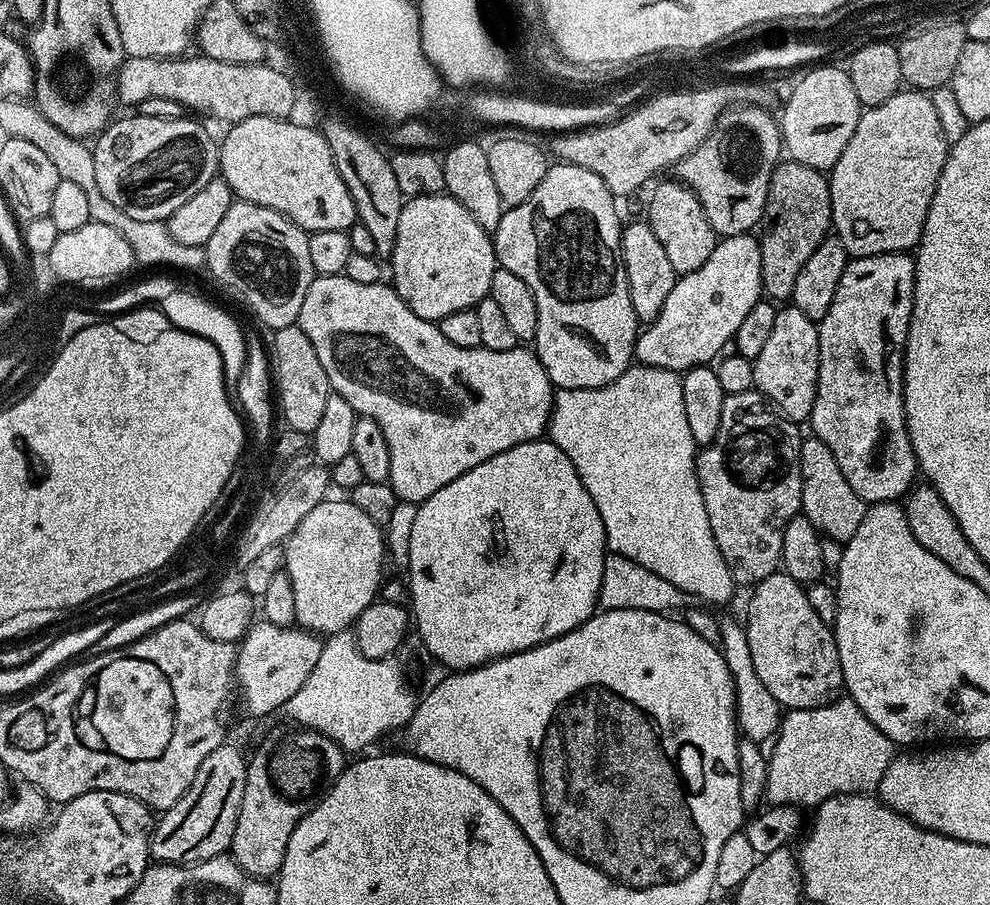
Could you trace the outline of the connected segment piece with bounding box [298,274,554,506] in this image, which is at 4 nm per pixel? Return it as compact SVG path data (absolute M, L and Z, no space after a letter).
M342 274L339 276L317 276L313 280L310 290L306 290L306 298L302 298L302 310L298 321L300 328L310 338L314 350L318 354L318 362L322 362L322 370L326 370L328 387L333 393L346 402L356 411L357 416L374 418L378 426L382 426L382 434L386 434L386 446L390 446L390 474L387 483L396 495L397 501L404 501L419 505L430 494L438 494L442 486L454 482L466 470L474 470L482 462L494 458L494 454L502 454L502 450L510 450L522 442L539 440L545 435L548 421L552 419L552 401L554 399L554 386L542 366L542 362L536 357L535 351L528 346L517 346L510 350L490 350L489 348L467 348L466 346L454 346L440 329L439 323L418 318L406 302L396 293L391 283L381 282L367 284L366 282L350 282Z

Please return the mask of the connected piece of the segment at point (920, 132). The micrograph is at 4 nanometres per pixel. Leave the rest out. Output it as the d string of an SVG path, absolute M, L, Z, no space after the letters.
M919 90L898 91L886 102L861 111L858 126L854 126L854 135L850 137L850 142L846 142L842 158L838 158L827 177L834 236L842 242L849 257L908 252L919 245L949 147L950 141L946 134L942 134L942 122L938 122L931 95Z

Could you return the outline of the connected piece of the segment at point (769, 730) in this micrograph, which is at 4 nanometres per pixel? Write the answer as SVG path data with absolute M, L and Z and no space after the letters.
M721 613L718 618L720 632L720 649L731 672L735 684L736 720L743 737L759 744L771 741L780 728L783 719L779 702L761 682L754 669L753 658L750 655L750 646L747 629L730 614Z

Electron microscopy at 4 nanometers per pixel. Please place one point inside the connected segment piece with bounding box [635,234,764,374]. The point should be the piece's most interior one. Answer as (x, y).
(701, 315)

